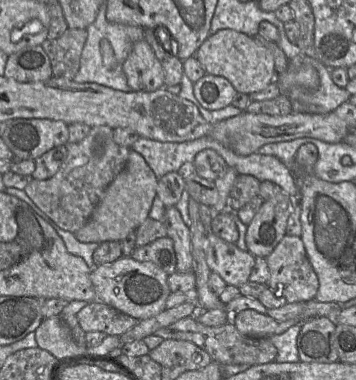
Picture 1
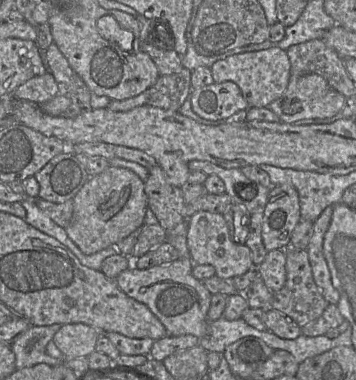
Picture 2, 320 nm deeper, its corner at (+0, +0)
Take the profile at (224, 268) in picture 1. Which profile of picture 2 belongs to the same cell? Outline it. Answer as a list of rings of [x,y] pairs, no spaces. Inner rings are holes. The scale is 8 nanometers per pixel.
[[[199,211],[187,221],[187,245],[194,265],[209,264],[215,268],[215,275],[223,279],[243,275],[254,265],[251,250],[245,244],[237,244],[232,240],[222,214]]]

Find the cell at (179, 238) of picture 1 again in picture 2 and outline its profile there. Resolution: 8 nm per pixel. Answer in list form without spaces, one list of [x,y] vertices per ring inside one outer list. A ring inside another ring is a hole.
[[[158,164],[148,170],[149,175],[144,182],[148,207],[165,230],[172,230],[186,221],[184,217],[186,203],[182,190],[168,181],[165,172]]]

